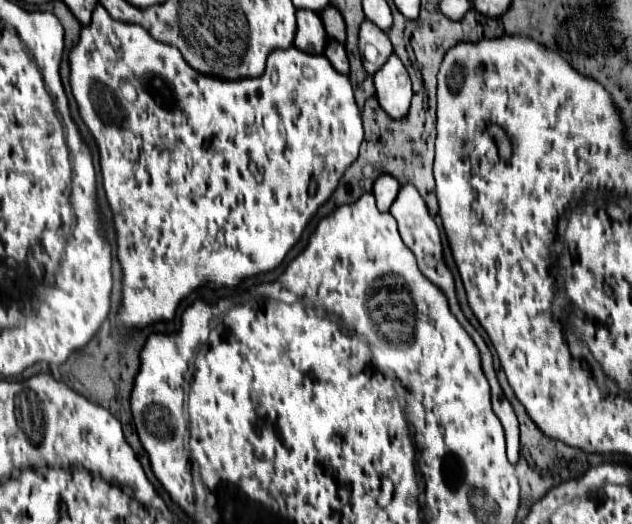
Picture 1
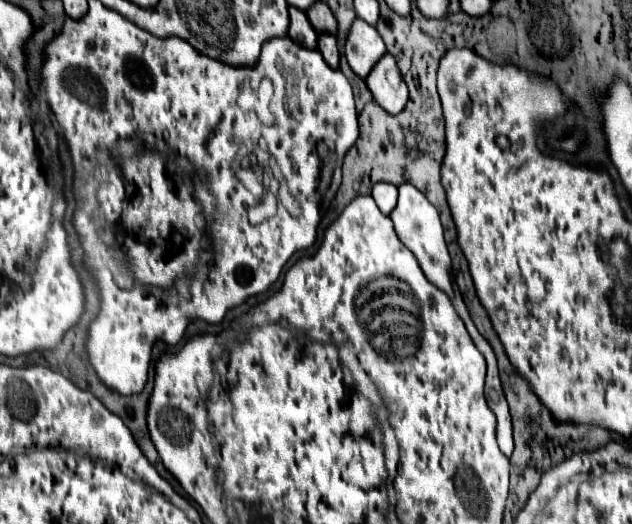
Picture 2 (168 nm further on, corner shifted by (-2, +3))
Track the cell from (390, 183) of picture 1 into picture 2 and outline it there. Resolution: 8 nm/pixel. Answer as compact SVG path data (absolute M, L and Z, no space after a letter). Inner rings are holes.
M376 183L372 189L372 197L378 205L378 209L384 215L390 215L392 209L396 207L396 197L398 197L398 189L392 183Z

